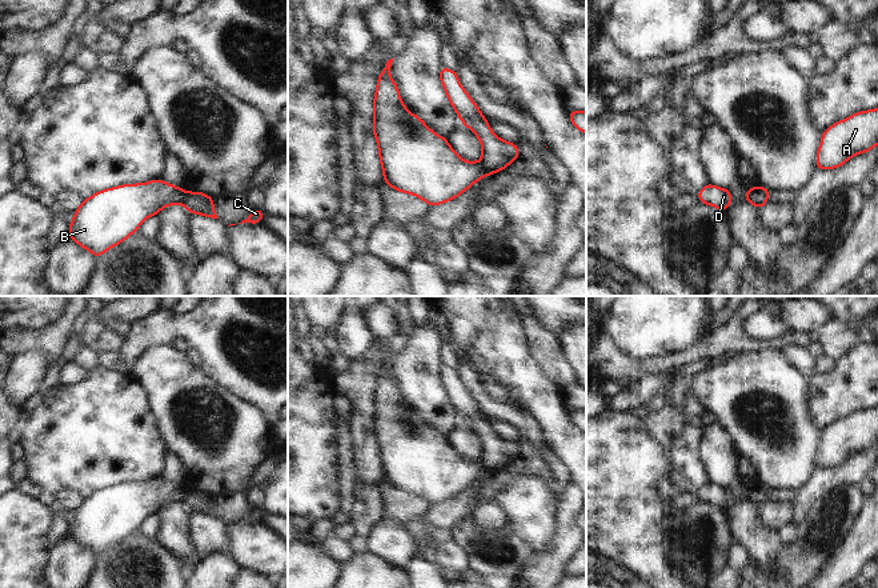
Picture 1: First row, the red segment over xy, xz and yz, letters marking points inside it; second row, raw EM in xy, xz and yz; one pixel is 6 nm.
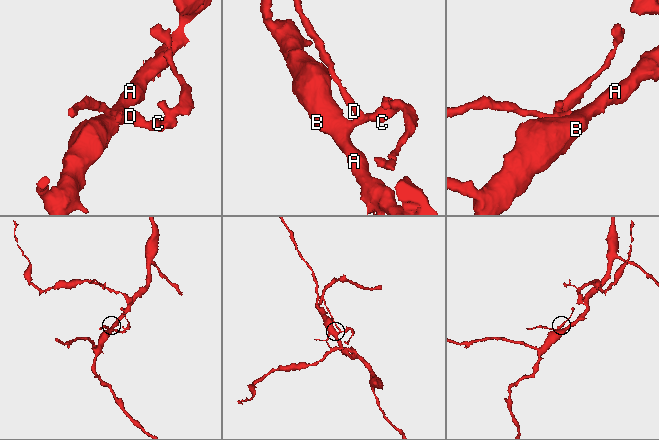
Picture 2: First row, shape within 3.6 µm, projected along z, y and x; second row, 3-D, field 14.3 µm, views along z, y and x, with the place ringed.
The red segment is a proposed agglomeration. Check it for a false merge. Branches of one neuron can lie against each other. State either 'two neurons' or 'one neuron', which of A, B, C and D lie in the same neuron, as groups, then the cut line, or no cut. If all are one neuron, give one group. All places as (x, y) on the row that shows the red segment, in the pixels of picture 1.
two neurons; groups A B / C D; cut xz (478, 162), (488, 174)

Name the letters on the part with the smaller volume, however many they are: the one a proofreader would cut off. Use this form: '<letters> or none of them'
C, D

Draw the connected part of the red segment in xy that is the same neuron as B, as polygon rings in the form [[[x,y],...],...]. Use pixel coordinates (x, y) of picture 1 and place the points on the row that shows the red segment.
[[[160,179],[143,184],[124,184],[111,189],[103,189],[83,200],[75,211],[69,224],[69,237],[80,247],[88,249],[97,259],[101,253],[123,243],[129,235],[139,231],[140,224],[148,216],[172,204],[183,204],[185,191]]]

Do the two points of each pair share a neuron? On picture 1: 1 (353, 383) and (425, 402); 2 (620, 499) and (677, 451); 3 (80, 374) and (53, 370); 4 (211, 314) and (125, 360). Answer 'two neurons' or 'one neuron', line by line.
1: two neurons
2: two neurons
3: two neurons
4: one neuron

